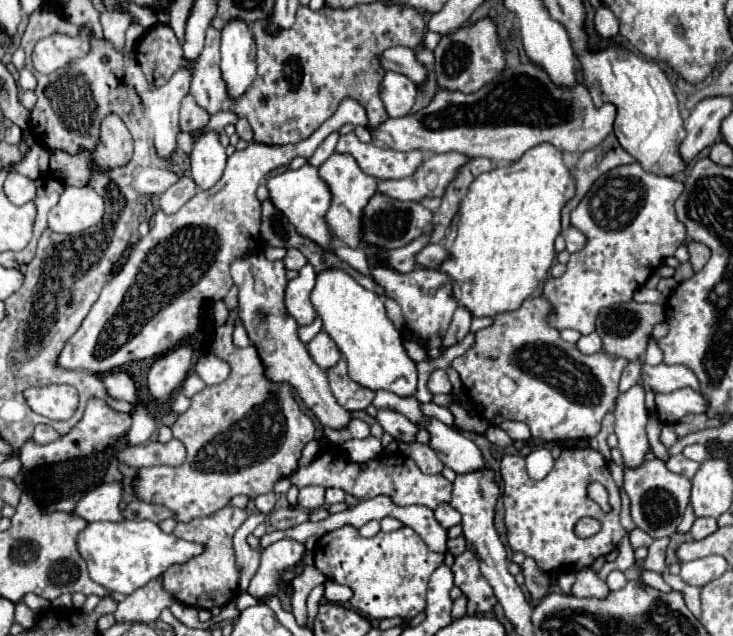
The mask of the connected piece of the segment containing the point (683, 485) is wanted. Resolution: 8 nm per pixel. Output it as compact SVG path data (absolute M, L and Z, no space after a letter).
M612 449L612 461L624 469L624 491L630 497L630 515L636 527L648 533L652 539L670 537L678 529L684 509L690 503L690 481L668 471L660 459L646 461L638 467L626 467L620 451Z

